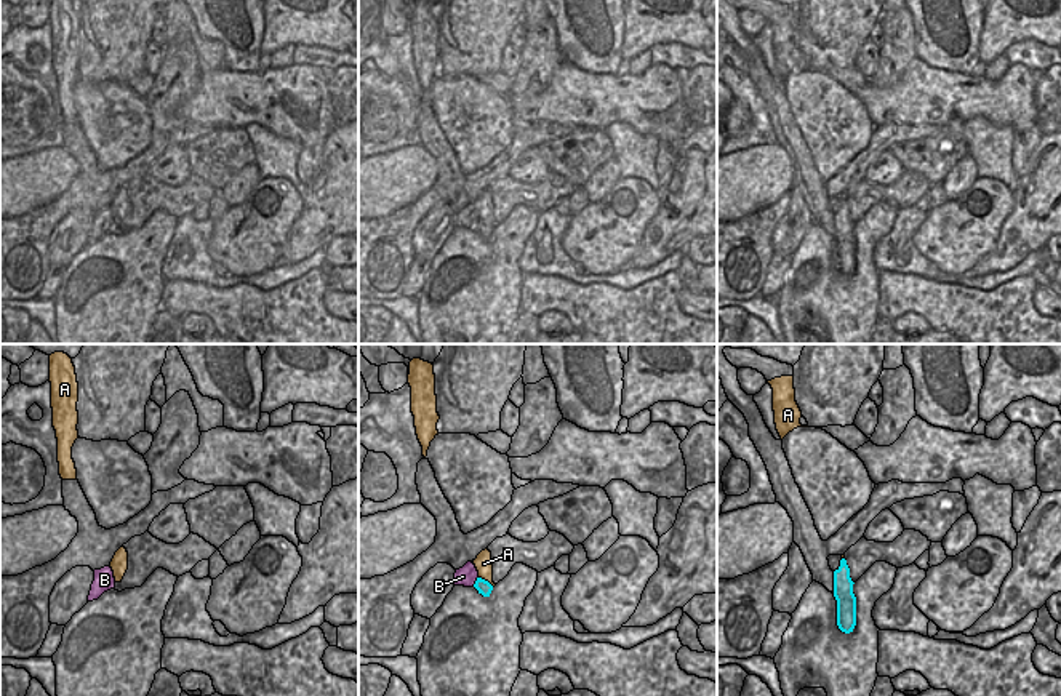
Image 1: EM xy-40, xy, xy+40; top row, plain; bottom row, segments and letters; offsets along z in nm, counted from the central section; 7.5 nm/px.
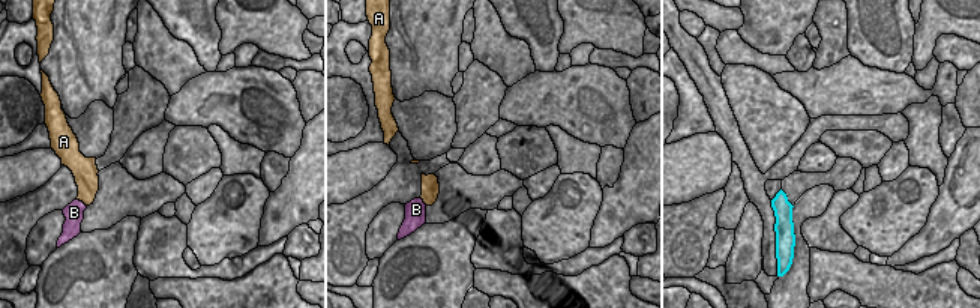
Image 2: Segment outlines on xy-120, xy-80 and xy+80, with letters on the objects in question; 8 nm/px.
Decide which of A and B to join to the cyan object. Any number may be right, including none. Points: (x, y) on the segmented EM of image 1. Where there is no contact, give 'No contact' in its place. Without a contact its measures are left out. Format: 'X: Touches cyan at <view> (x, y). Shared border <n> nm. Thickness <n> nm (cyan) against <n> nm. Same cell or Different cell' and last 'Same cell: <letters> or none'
A: Touches cyan at xy (487, 581). Shared border 140 nm. Thickness 110 nm (cyan) against 130 nm. Same cell
B: Touches cyan at xy (476, 581). Shared border 90 nm. Thickness 110 nm (cyan) against 150 nm. Different cell
Same cell: A.

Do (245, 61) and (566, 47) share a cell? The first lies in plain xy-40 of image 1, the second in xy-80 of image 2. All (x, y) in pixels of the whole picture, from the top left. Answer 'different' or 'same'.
different

